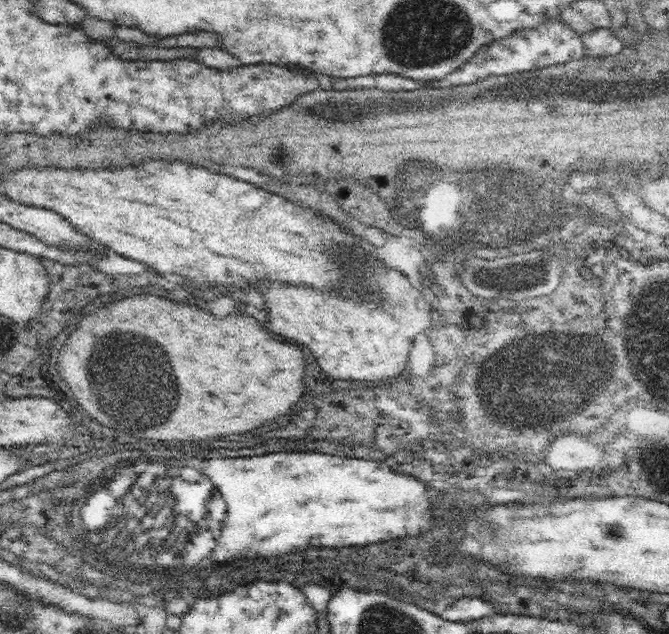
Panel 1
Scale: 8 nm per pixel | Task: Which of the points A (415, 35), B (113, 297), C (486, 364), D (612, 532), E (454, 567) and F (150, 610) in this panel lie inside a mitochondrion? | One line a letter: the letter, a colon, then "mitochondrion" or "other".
A: mitochondrion
B: other
C: mitochondrion
D: mitochondrion
E: other
F: other

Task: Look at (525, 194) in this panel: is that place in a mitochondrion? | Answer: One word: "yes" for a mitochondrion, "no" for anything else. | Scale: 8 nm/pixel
yes

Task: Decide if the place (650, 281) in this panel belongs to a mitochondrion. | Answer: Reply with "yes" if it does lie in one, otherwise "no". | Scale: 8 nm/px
yes

